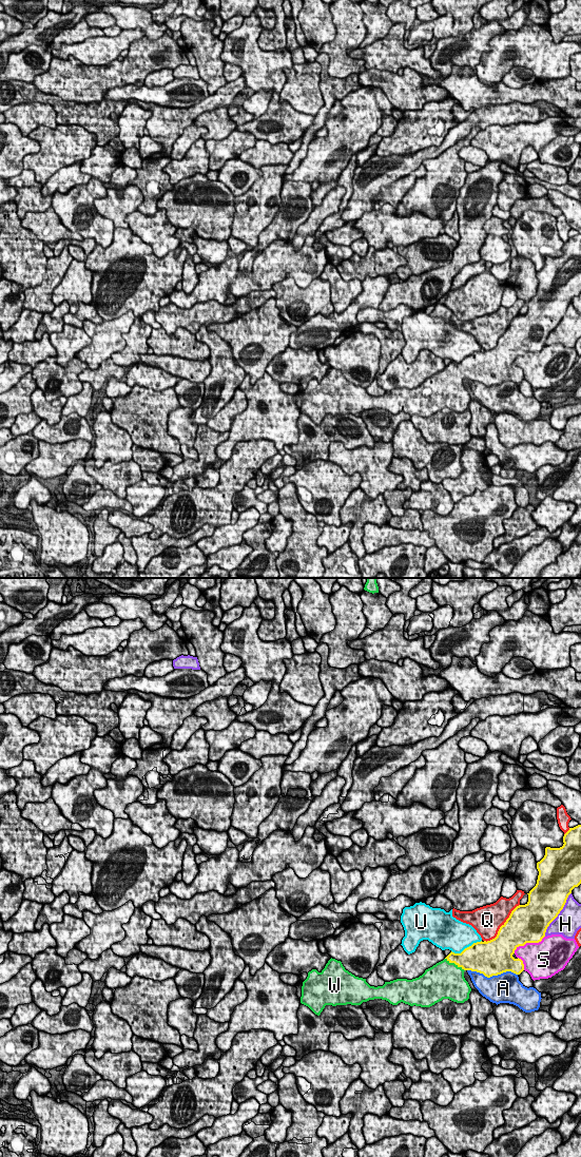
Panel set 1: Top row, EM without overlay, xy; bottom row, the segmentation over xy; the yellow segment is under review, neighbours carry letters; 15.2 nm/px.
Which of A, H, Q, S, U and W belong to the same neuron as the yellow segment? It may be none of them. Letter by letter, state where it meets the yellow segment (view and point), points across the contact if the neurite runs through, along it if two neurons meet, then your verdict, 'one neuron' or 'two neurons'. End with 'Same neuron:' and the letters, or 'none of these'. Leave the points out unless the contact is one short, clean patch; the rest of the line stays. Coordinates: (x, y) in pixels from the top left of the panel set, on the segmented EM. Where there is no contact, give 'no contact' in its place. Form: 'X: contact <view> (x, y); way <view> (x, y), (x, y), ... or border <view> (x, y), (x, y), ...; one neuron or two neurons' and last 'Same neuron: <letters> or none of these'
A: contact xy (492, 975); two neurons
H: contact xy (558, 913); two neurons
Q: contact xy (501, 926); two neurons
S: contact xy (528, 942); two neurons
U: contact xy (467, 947); two neurons
W: contact xy (454, 963); one neuron
Same neuron: W

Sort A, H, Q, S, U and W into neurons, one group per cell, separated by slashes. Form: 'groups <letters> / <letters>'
groups A / H / Q / S / U / W

